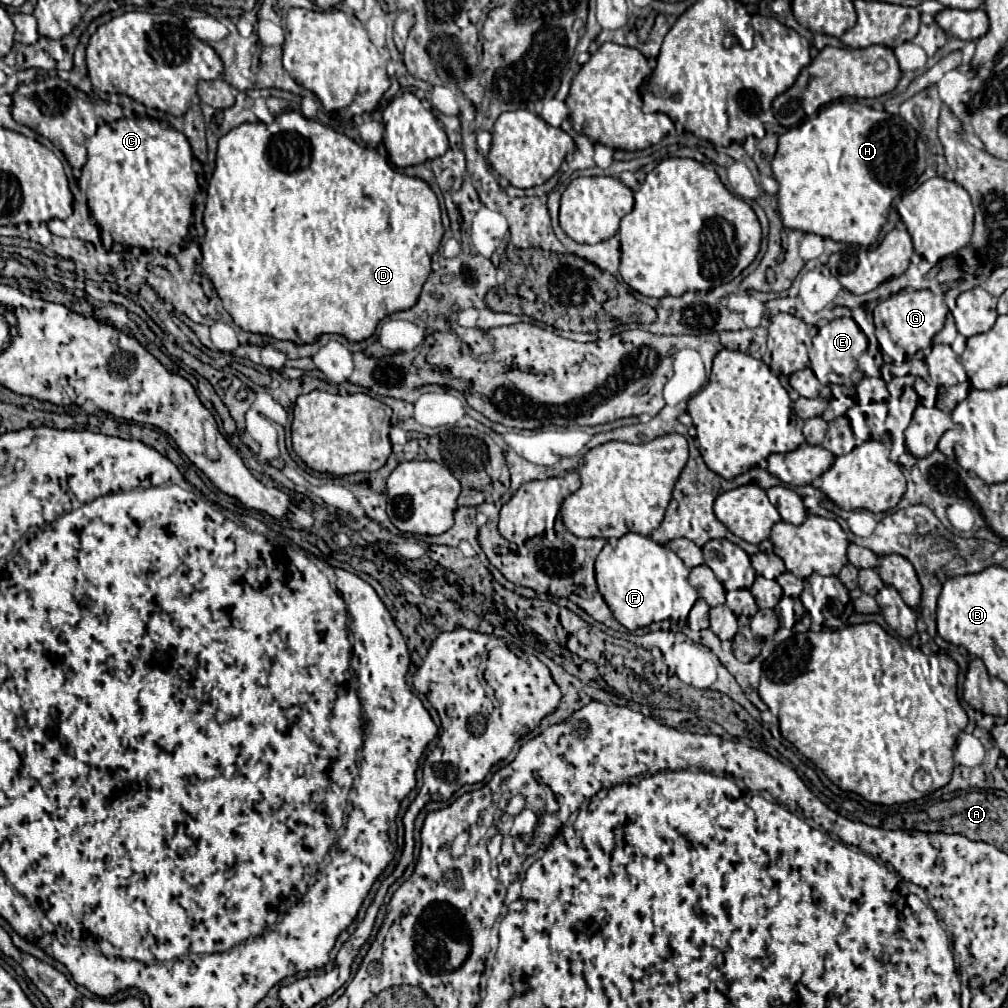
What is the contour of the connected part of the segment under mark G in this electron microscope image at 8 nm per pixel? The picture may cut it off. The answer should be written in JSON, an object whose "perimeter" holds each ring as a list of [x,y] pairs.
{"perimeter":[[[901,290],[877,304],[877,308],[873,310],[875,336],[879,340],[883,361],[891,364],[894,376],[909,374],[911,366],[903,366],[903,363],[911,361],[917,350],[931,346],[933,336],[945,324],[947,312],[947,304],[935,300],[931,290]]]}

